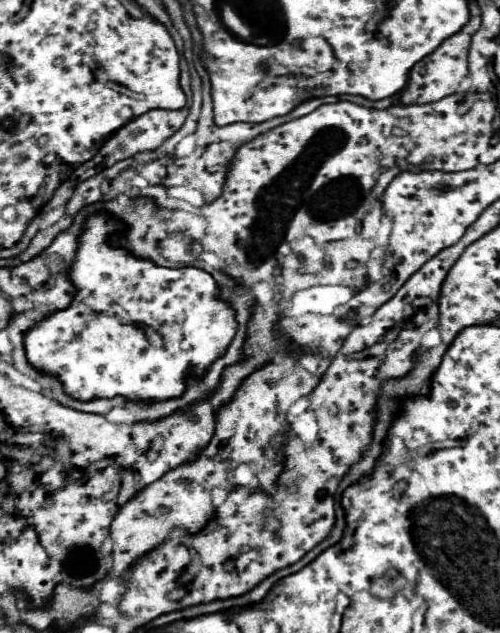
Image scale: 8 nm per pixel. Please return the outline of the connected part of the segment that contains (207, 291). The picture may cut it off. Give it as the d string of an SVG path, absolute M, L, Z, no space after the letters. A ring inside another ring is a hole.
M92 215L86 221L86 229L80 235L78 255L72 265L72 281L80 291L66 311L46 317L40 321L40 325L24 335L26 357L38 371L56 375L64 383L64 389L80 401L114 395L124 395L136 401L180 397L184 393L186 373L202 373L216 357L226 351L236 333L234 313L218 299L218 289L208 273L196 267L158 267L150 261L134 259L126 249L108 245L106 239L116 229L122 229L122 225L102 215ZM144 327L150 327L162 335L162 351L160 347L152 347L148 343Z

